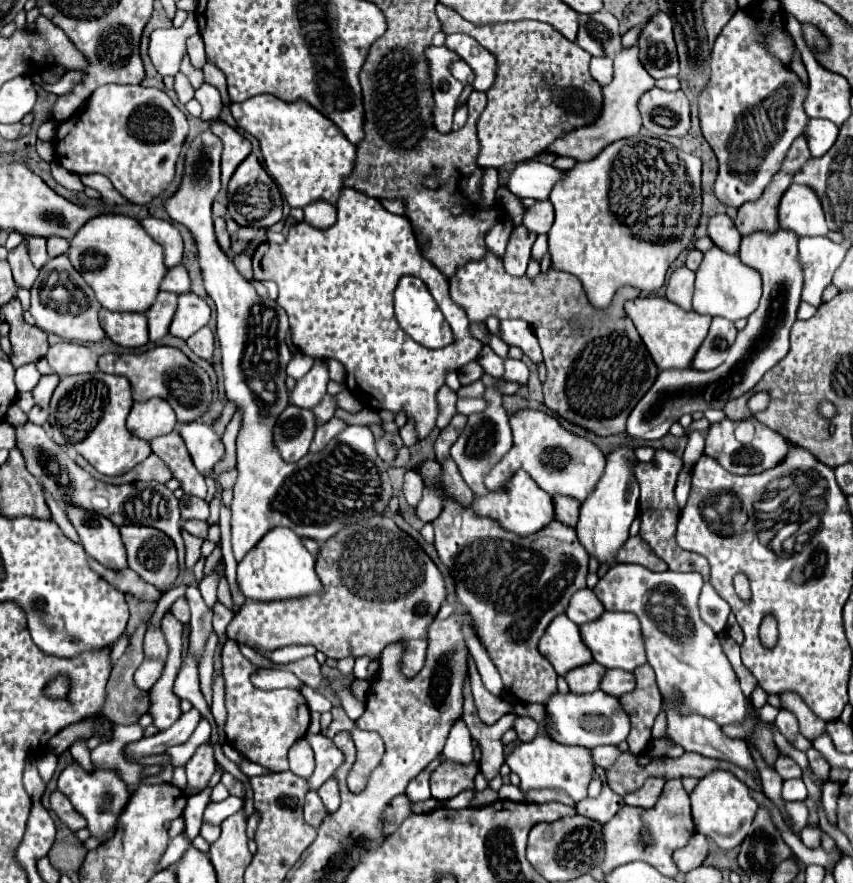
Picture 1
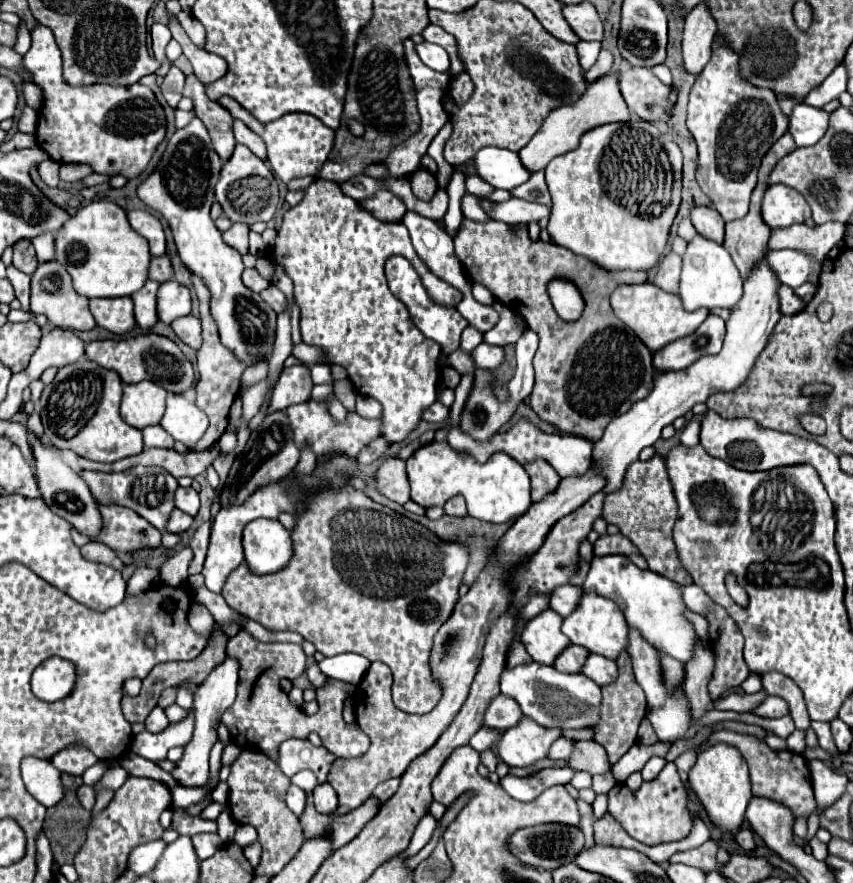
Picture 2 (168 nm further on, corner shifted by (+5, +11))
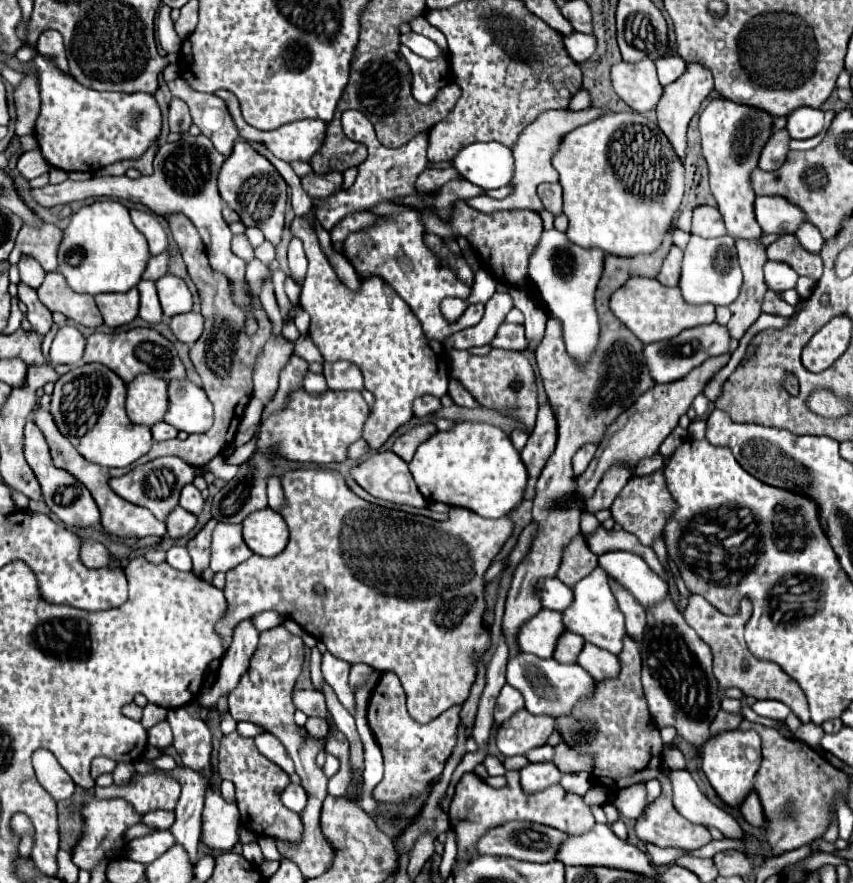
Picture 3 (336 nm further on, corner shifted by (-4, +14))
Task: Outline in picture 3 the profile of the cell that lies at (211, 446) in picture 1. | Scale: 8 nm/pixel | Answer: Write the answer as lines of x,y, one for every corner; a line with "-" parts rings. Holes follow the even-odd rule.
189,380
169,382
169,410
165,422
187,434
201,434
213,424
213,406
203,392

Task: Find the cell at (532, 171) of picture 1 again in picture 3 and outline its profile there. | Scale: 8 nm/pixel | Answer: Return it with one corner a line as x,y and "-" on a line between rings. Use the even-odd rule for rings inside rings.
499,142
471,144
453,158
453,166
471,184
485,190
501,188
513,178
513,152

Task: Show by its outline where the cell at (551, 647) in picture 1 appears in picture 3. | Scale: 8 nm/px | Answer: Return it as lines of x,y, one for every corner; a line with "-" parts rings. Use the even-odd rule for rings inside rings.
543,608
537,616
521,626
517,642
521,652
529,652
539,658
553,658
557,640
563,632
565,626
561,626
561,612

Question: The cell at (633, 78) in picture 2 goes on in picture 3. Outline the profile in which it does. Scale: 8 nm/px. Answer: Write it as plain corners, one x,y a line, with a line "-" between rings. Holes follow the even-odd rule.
649,58
635,64
613,64
611,82
617,96
623,98
635,112
655,110
663,94
663,86
659,84
655,72
655,62

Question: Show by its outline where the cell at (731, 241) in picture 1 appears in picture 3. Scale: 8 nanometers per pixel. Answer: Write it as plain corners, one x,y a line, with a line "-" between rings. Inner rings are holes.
697,206
693,210
693,226
691,234
711,238
711,236
723,236
725,224
721,222
721,214
715,206

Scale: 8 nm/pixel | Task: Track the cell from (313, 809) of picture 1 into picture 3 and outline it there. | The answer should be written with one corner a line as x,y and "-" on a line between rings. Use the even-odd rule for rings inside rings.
289,784
289,786
283,790
281,800
283,800
283,804
285,804
289,810
301,812
301,810
305,808
305,804
307,804
307,794
305,794
305,790
303,790
299,784

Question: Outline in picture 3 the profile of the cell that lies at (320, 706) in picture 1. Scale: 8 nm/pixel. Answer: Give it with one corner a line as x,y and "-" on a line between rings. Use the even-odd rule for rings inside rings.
293,688
293,704
295,704
297,710
305,712
307,716
323,716
323,718
327,718
325,696
321,696
319,690

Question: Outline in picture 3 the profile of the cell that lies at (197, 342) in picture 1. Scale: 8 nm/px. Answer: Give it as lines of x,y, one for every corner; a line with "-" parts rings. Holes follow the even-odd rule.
187,312
187,314
177,314
171,318
169,322
173,334
181,340
181,342
187,342
187,344
193,344
197,342
197,336
201,334
205,322
203,322
203,316
199,312

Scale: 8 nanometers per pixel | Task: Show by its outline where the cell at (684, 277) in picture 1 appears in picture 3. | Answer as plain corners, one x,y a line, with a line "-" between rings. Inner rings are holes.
671,246
671,252
667,254
661,272
657,276
657,280
665,286
677,286
679,276
681,276
681,258
683,258
683,250
677,246

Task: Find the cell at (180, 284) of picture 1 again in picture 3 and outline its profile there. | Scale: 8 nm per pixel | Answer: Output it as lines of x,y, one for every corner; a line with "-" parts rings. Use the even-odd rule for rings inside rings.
167,252
149,258
149,264
147,264
147,270
145,270
143,278
159,280
159,278
165,276
165,272
169,272
169,254

